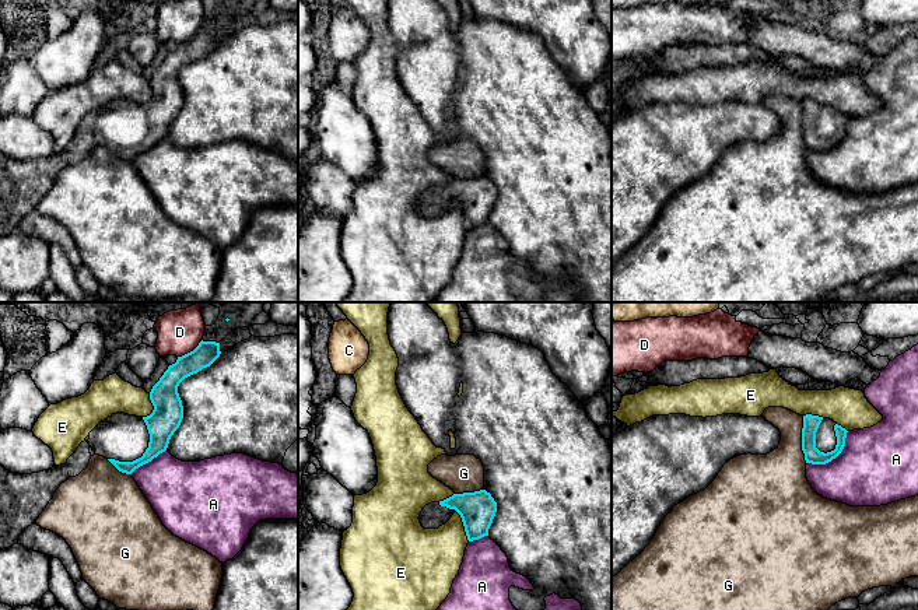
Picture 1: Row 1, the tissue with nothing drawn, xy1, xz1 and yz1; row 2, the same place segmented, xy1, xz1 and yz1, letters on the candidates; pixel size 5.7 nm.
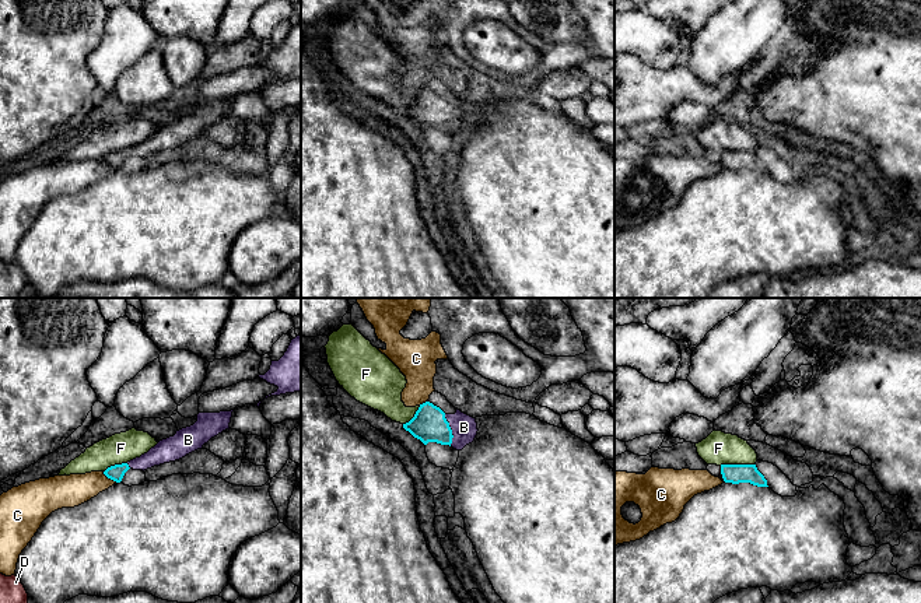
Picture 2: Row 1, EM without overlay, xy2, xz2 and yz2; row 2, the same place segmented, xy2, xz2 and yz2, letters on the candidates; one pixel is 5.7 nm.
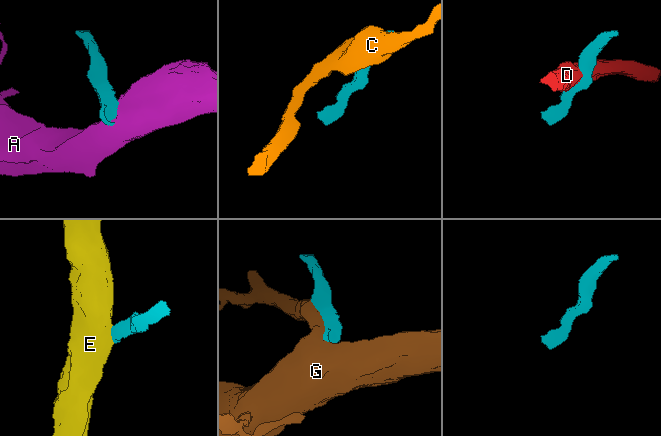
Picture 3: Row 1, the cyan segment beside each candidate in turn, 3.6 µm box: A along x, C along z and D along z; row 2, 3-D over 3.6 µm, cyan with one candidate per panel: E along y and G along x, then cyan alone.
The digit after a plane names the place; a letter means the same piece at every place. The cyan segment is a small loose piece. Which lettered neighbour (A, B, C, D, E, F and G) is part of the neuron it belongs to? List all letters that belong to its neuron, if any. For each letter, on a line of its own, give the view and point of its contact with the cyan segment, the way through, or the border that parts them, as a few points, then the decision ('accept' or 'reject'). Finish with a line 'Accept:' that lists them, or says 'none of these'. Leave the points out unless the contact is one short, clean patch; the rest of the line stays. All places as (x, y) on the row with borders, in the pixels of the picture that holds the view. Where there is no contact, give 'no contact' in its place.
A: meets cyan in yz1 at (833, 458); reject
B: meets cyan in xz2 at (451, 430); runs through xz2 (429, 424), (451, 430), (461, 430), (463, 427); accept
C: meets cyan in xy2 at (109, 477); reject
D: meets cyan in xy1 at (191, 351); reject
E: meets cyan in xz1 at (463, 525); reject
F: meets cyan in yz2 at (736, 465); border along yz2 (755, 463), (720, 465); reject
G: meets cyan in yz1 at (802, 440); reject
Accept: B

